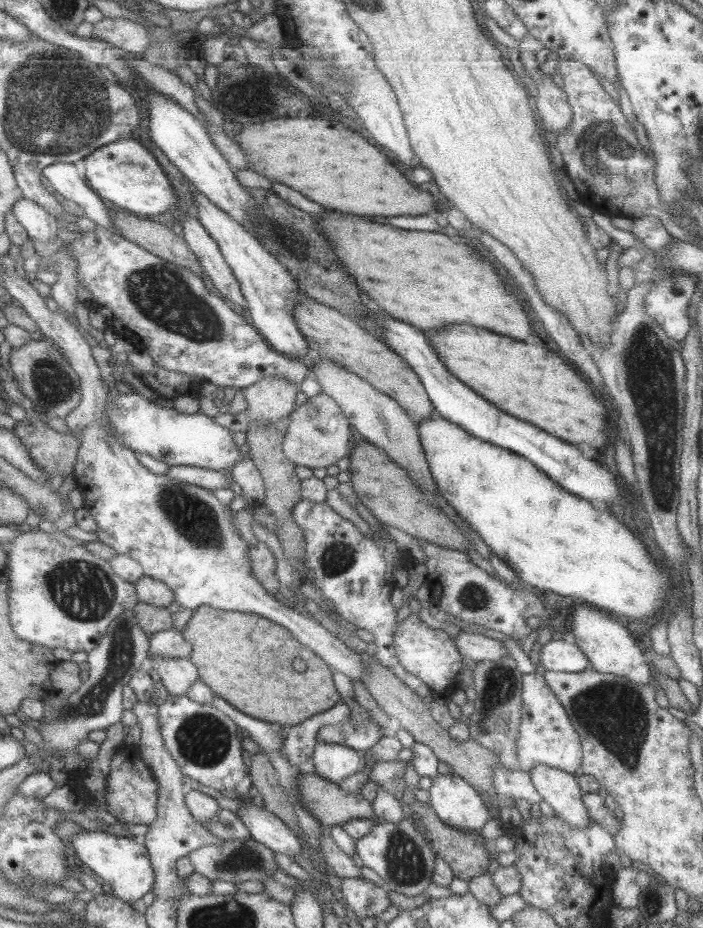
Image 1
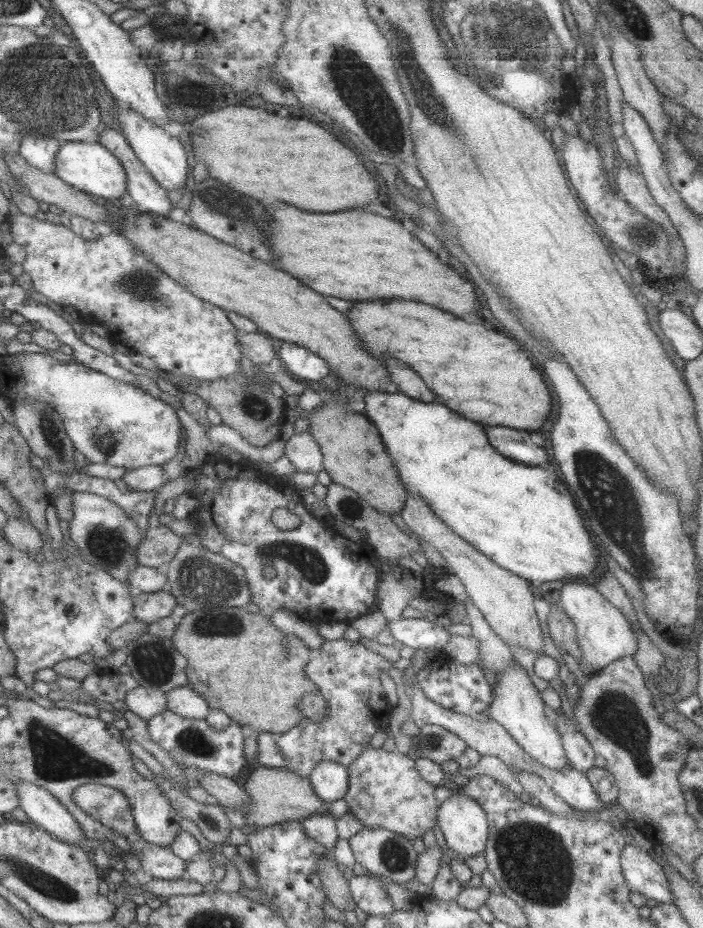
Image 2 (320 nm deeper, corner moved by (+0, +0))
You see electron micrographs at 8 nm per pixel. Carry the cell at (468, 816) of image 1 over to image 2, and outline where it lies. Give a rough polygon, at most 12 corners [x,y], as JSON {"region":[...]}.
{"region":[[451,789],[436,823],[453,854],[485,850],[482,806]]}

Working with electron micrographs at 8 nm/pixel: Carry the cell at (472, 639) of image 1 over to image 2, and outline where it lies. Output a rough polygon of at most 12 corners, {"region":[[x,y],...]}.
{"region":[[425,618],[388,620],[397,646],[442,650],[450,637]]}

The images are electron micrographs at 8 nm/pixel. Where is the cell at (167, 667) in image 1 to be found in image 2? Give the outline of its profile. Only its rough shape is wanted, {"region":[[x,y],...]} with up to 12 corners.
{"region":[[188,685],[165,692],[166,708],[203,720],[210,708]]}

